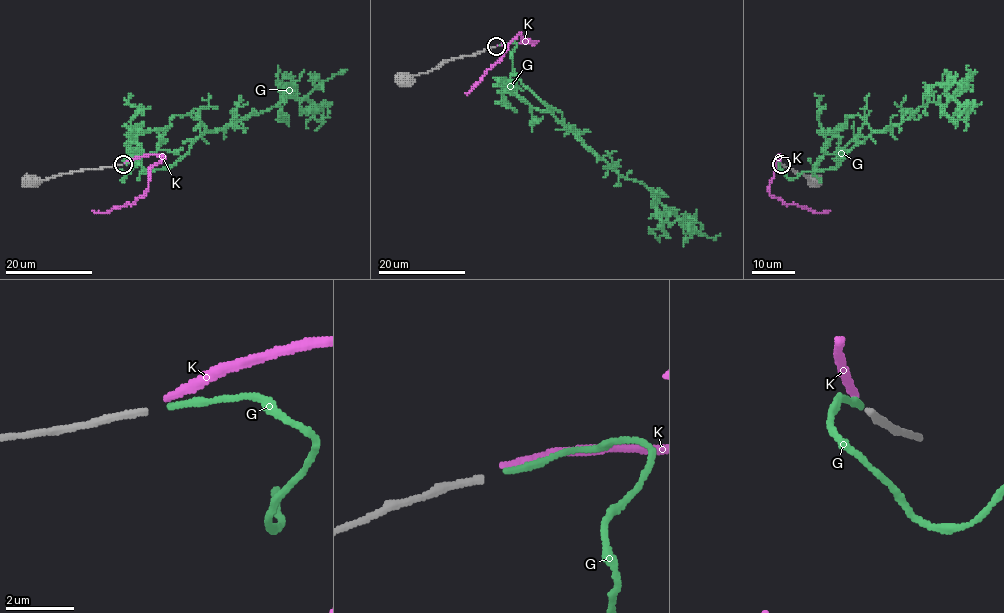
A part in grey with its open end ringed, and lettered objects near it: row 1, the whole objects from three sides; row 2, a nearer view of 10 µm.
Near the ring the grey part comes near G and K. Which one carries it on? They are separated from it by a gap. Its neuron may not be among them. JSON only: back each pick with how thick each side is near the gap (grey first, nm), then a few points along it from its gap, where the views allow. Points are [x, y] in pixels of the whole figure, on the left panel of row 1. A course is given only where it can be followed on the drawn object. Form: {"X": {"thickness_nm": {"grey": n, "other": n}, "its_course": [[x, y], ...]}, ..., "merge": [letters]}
{"G": {"thickness_nm": {"grey": 200, "other": 180}, "its_course": [[126, 164], [144, 167], [139, 178], [169, 168], [206, 132], [276, 106], [287, 84], [304, 97], [346, 70]]}, "merge": ["G"]}

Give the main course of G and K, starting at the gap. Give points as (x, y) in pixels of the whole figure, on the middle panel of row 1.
G: (499, 45), (517, 43), (515, 76), (621, 175), (660, 195), (665, 209), (694, 231), (719, 234)
K: (497, 45), (534, 42), (522, 40), (518, 33), (499, 59), (465, 93)

